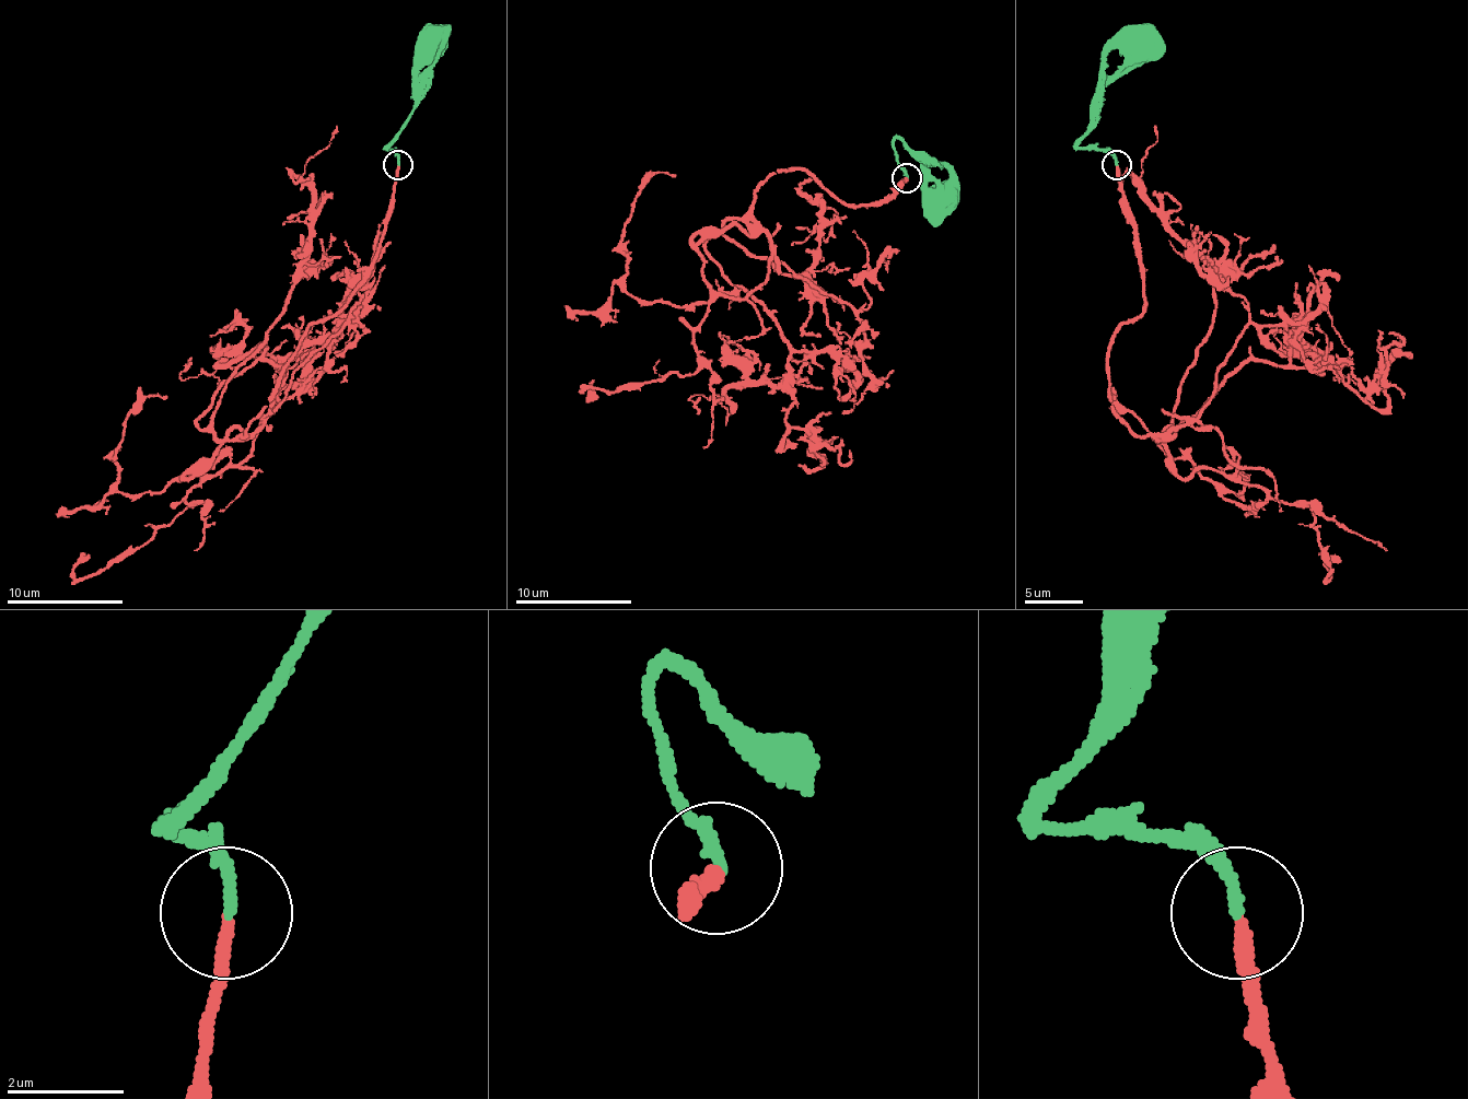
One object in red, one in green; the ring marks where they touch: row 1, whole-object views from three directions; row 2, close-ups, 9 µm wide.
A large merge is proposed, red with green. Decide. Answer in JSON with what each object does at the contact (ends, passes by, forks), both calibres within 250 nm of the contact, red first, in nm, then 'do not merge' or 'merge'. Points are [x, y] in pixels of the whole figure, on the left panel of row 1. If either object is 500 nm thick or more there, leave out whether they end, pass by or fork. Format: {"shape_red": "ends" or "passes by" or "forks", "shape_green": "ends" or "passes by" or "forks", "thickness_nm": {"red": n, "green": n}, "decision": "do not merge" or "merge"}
{"shape_red": "ends", "shape_green": "ends", "thickness_nm": {"red": 200, "green": 180}, "decision": "merge"}

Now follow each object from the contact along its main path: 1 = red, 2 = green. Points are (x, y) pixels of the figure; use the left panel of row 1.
1: (397, 164), (371, 275), (306, 329), (245, 434), (196, 420), (257, 359), (280, 364), (283, 399), (341, 332)
2: (397, 164), (397, 155), (388, 150), (388, 143), (403, 129), (415, 97), (415, 68), (429, 42)

